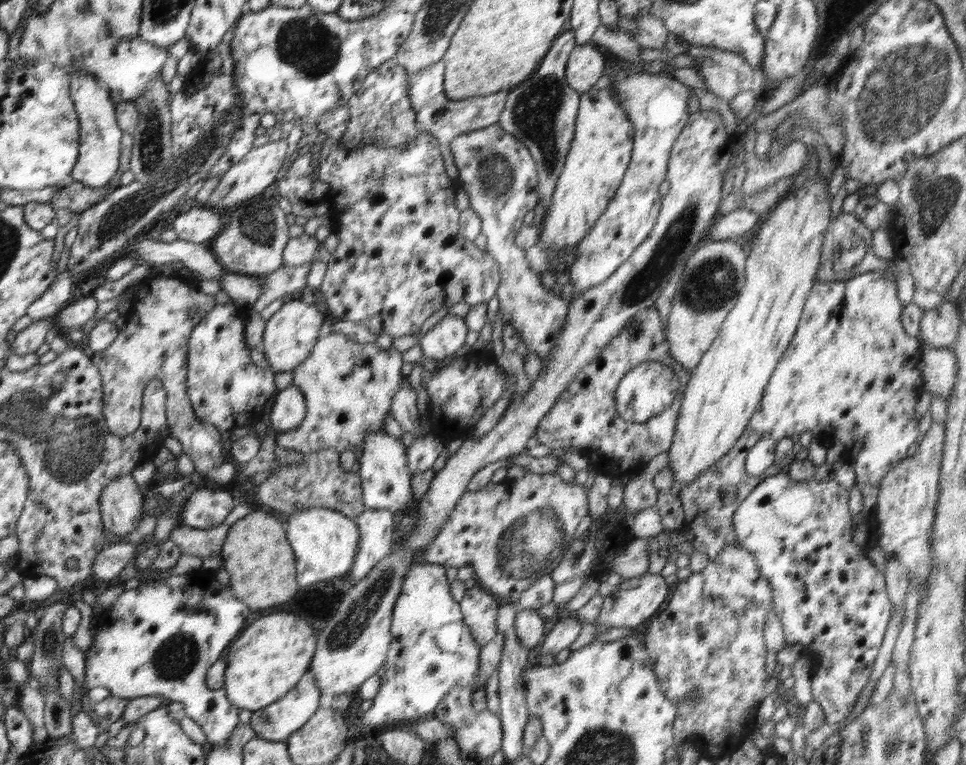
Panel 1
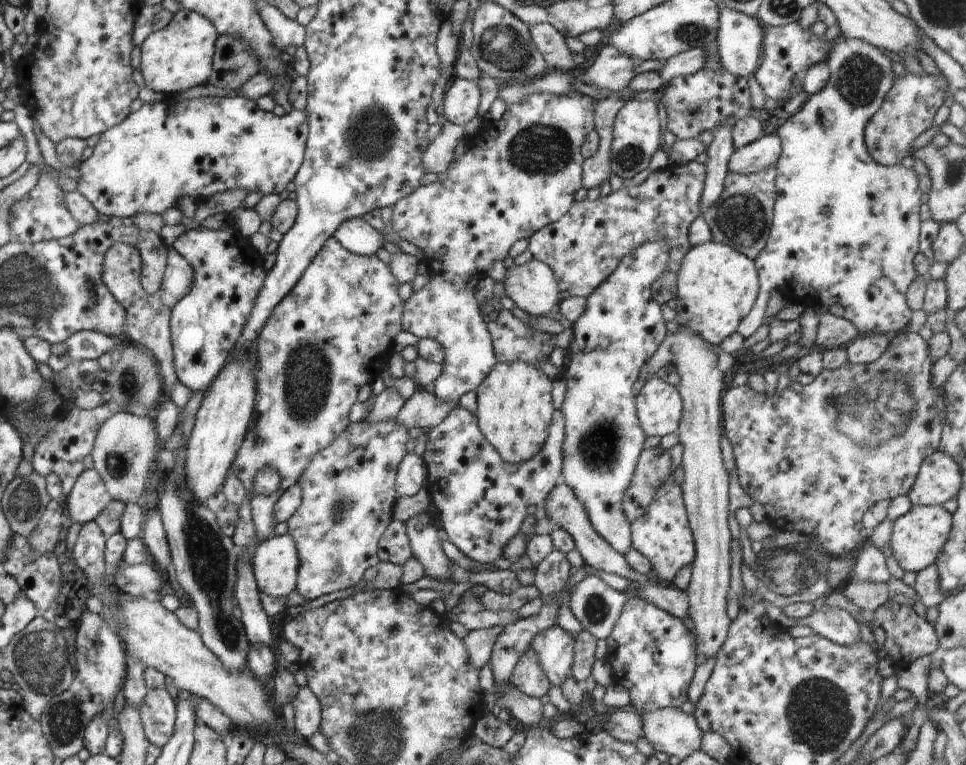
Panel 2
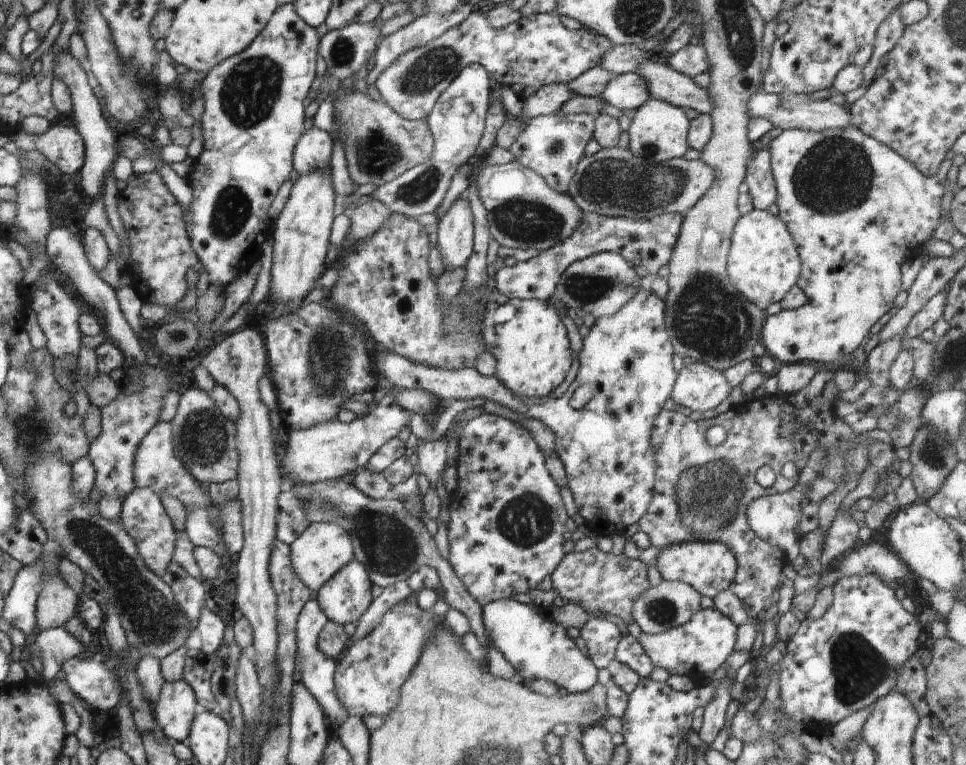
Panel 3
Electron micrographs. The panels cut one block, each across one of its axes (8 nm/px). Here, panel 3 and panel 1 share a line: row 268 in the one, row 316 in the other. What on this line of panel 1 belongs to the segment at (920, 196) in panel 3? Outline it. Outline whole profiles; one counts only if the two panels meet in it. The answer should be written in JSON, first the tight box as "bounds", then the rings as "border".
{"bounds":[745,269,924,484],"border":[[[874,269],[860,273],[858,276],[850,277],[845,281],[816,282],[812,287],[812,290],[808,293],[807,299],[805,300],[797,330],[788,348],[784,351],[782,358],[780,358],[778,364],[775,366],[774,372],[771,374],[766,390],[764,391],[764,396],[758,403],[748,423],[748,427],[752,428],[758,434],[758,438],[755,439],[753,447],[747,452],[745,460],[745,471],[748,473],[748,476],[760,476],[760,474],[766,472],[767,468],[772,466],[774,462],[774,450],[776,450],[778,440],[784,437],[791,437],[794,433],[800,435],[806,430],[808,432],[814,432],[814,434],[824,432],[824,430],[830,430],[832,434],[840,436],[840,440],[852,440],[852,442],[848,442],[848,448],[852,452],[850,458],[854,458],[853,468],[855,469],[855,480],[858,483],[880,484],[881,480],[894,468],[894,465],[907,457],[906,452],[908,452],[910,445],[916,442],[916,436],[919,434],[917,422],[914,419],[914,408],[916,408],[916,403],[924,391],[924,381],[922,380],[921,370],[919,369],[922,344],[918,338],[908,336],[903,328],[900,316],[902,316],[902,310],[905,306],[898,299],[897,288],[896,270],[882,269]]]}

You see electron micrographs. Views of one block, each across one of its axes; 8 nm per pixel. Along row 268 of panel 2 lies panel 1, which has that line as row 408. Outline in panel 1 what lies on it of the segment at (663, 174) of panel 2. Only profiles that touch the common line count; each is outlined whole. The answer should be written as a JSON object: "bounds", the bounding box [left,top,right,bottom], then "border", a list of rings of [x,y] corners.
{"bounds":[535,306,691,479],"border":[[[653,306],[641,310],[636,320],[640,323],[642,334],[636,339],[630,339],[628,328],[624,327],[622,333],[613,338],[597,358],[577,374],[571,386],[560,395],[550,412],[539,422],[535,437],[540,444],[551,449],[577,449],[591,458],[590,467],[616,479],[628,475],[638,476],[651,458],[667,452],[674,436],[681,397],[672,401],[663,414],[642,423],[632,423],[620,418],[615,407],[615,390],[620,379],[631,368],[648,361],[660,362],[672,369],[679,378],[680,395],[687,387],[691,373],[670,356],[667,329],[663,327],[658,313]]]}

